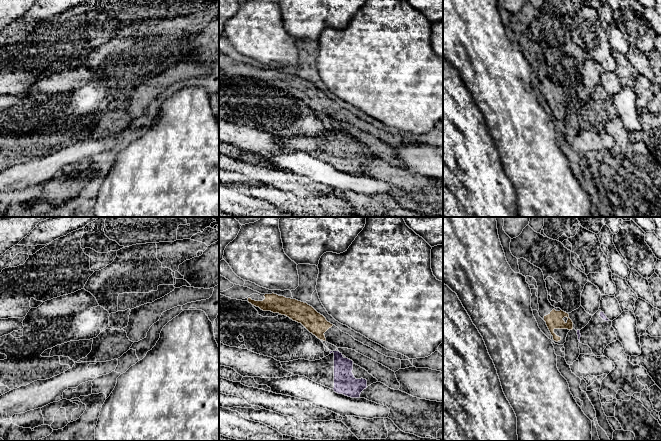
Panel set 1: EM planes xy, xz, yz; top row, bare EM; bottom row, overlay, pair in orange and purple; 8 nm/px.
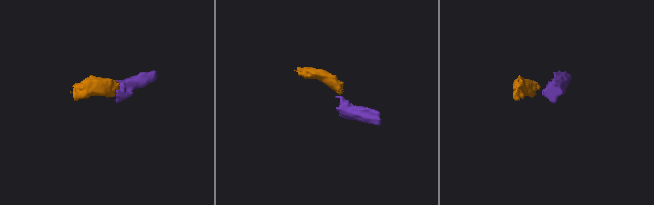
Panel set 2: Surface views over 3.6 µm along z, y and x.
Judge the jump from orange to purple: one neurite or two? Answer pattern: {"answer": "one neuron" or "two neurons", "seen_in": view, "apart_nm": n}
{"answer": "two neurons", "seen_in": "yz", "apart_nm": 40}

